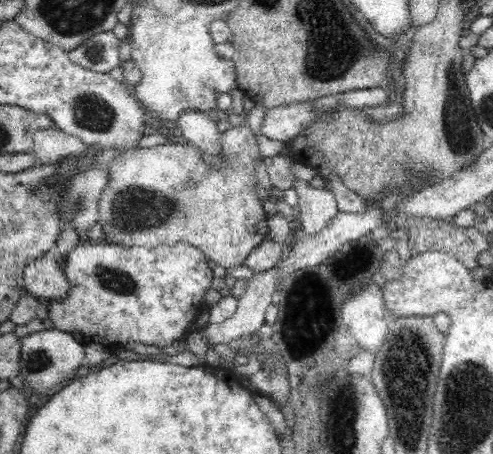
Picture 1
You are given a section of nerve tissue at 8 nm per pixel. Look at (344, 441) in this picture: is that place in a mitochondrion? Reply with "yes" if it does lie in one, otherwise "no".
yes

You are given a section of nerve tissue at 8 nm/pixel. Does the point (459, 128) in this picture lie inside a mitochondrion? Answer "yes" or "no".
yes

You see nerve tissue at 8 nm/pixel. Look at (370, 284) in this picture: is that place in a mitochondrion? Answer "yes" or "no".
no

